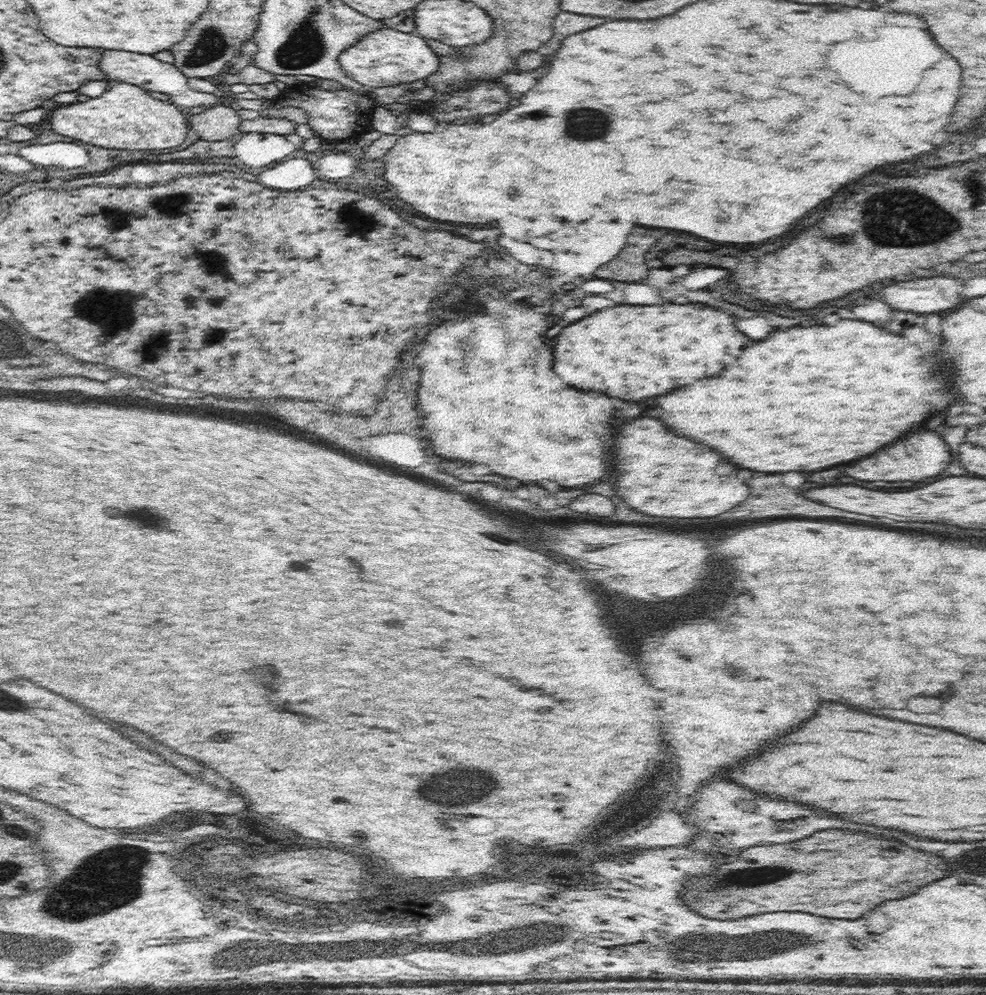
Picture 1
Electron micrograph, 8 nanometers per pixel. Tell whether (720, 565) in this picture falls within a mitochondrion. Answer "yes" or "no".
yes

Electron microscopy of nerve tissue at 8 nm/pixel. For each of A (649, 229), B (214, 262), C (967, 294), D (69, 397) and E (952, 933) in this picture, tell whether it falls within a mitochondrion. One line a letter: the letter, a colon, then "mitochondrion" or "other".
A: other
B: mitochondrion
C: other
D: other
E: other

